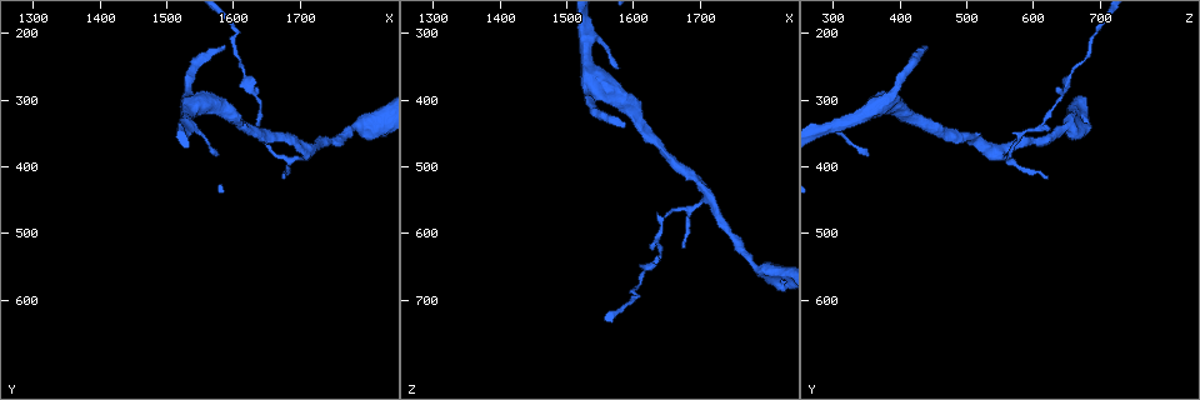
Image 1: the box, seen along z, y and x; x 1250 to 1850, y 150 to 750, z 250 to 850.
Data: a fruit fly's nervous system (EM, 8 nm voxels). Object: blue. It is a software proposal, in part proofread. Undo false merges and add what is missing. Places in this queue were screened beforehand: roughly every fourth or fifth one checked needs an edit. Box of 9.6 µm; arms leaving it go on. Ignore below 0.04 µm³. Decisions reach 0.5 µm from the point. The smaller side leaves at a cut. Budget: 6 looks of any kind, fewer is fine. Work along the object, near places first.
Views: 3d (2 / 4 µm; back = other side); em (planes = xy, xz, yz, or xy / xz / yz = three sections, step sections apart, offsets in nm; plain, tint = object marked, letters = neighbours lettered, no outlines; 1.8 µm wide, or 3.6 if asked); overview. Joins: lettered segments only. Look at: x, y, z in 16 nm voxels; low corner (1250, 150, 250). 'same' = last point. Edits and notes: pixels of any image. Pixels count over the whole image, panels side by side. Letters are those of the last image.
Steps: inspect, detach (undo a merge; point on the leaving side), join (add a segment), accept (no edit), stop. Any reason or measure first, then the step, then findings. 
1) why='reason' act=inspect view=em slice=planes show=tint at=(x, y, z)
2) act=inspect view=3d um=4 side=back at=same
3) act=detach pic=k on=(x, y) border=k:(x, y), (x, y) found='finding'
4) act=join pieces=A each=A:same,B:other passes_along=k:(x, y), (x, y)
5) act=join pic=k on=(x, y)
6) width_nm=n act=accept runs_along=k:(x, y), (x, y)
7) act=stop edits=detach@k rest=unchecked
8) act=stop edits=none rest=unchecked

why='free end' act=inspect view=3d um=2 at=(1585, 225, 445)

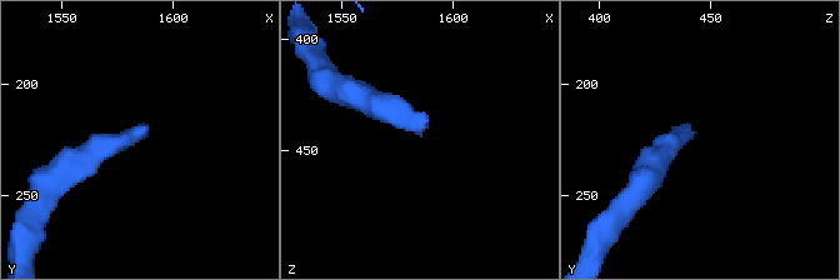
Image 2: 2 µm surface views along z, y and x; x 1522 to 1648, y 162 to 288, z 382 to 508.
act=inspect view=em um=3.6 slice=xz step=16 show=letters at=(1585, 220, 444)

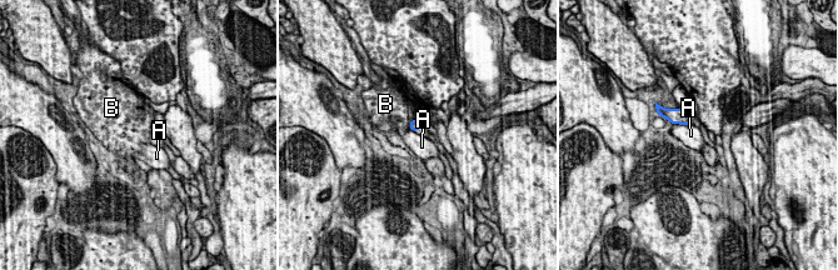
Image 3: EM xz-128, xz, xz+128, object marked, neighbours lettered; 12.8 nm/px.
why='cut it another way' act=inspect view=em um=3.6 slice=planes show=letters at=same

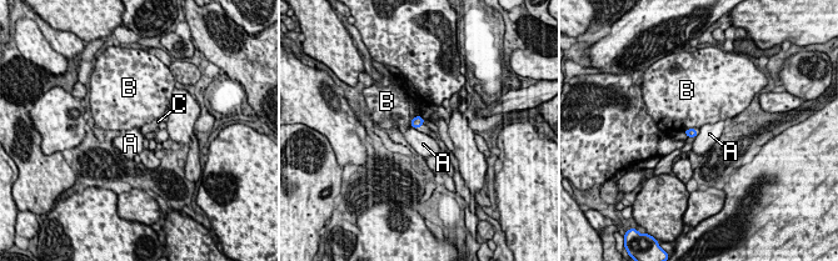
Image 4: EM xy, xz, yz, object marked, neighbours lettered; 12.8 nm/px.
width_nm=120 longest_contact=B:180nm act=join pieces=C each=A:other,B:other,C:same found='it goes on there'

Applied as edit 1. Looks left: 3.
why='a fork' act=inspect view=em slice=planes show=letters at=(1710, 380, 540)

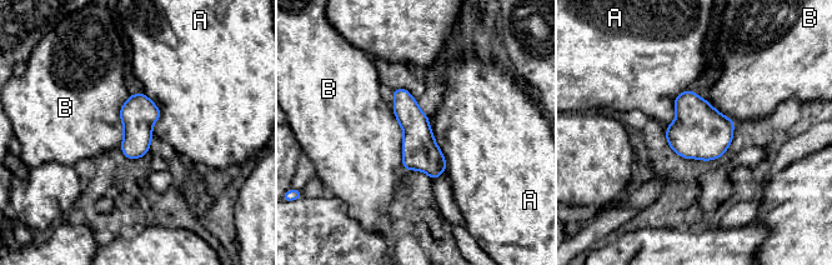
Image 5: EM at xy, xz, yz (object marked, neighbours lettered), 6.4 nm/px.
act=accept each=A:other,B:other border=5:(392, 113), (402, 130), (406, 170) found='continuous, no second neuron'

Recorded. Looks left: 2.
why='abrupt turn' act=inspect view=em slice=planes show=letters at=(1805, 335, 655)

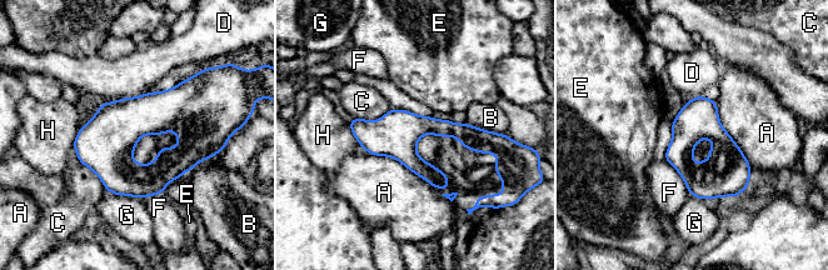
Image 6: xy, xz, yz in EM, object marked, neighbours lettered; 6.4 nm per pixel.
longest_contact=A:500nm act=accept each=A:other,B:other,C:other,D:other,E:other,F:other,G:other,H:other runs_along=6:(353, 125), (447, 128), (490, 144) found='continuous, no second neuron'

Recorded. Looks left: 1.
act=stop edits=join@4 rest=unchecked

